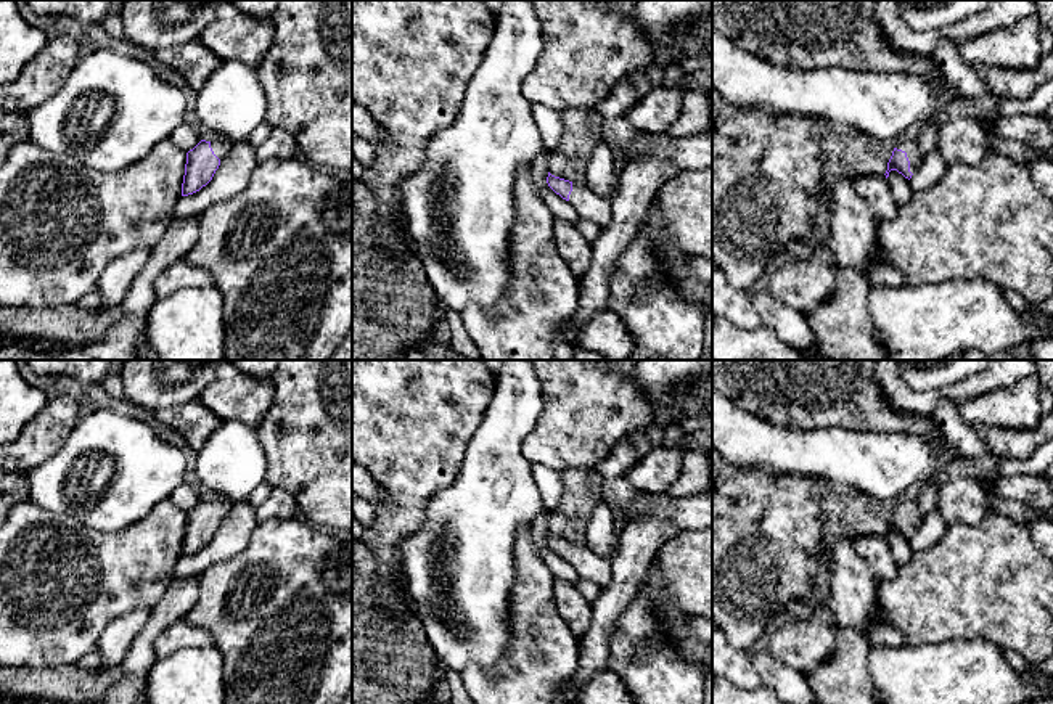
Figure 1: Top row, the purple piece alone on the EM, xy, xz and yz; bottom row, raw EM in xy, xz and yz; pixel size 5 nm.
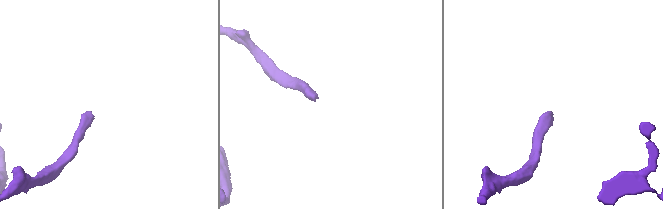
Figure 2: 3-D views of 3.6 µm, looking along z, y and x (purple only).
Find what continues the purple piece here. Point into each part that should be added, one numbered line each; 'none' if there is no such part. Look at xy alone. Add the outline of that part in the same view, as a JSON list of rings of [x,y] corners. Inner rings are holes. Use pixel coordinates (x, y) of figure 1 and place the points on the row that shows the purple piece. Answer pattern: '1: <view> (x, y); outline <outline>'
1: xy (221, 147); outline [[[217,138],[217,140],[211,141],[211,148],[220,161],[225,159],[225,156],[230,153],[233,145],[235,145],[235,141],[225,140],[225,138]]]

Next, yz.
1: yz (910, 147); outline [[[915,138],[905,140],[899,143],[895,148],[907,153],[907,158],[910,161],[910,172],[915,174],[923,162],[916,140]]]

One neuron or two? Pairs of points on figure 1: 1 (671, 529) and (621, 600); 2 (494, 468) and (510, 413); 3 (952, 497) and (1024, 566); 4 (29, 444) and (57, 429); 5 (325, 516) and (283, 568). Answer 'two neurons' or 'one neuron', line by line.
1: one neuron
2: one neuron
3: two neurons
4: one neuron
5: two neurons

